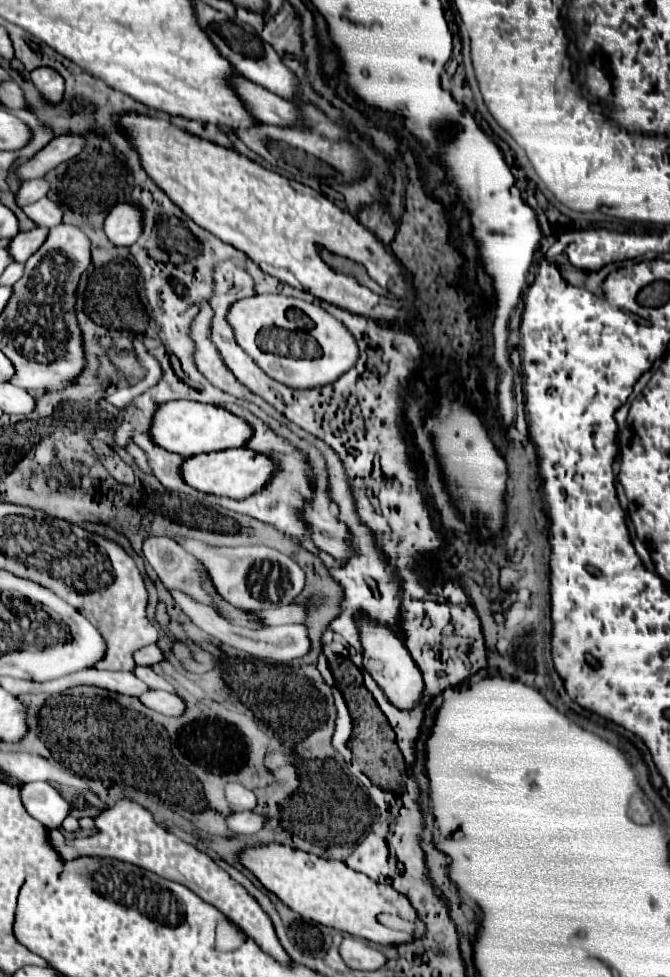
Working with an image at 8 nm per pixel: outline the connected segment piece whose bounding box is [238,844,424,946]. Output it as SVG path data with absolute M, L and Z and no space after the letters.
M260 844L260 846L246 846L240 854L238 860L244 868L248 868L260 884L276 894L282 904L298 912L300 916L314 920L318 924L348 932L352 936L370 940L374 944L400 944L410 940L412 936L400 930L390 930L382 926L376 916L382 912L388 914L398 914L402 920L408 920L414 924L414 928L424 928L424 924L418 920L414 914L414 908L410 902L392 890L392 886L382 886L374 880L370 880L366 874L350 870L344 862L338 860L324 860L314 854L290 848L286 844Z

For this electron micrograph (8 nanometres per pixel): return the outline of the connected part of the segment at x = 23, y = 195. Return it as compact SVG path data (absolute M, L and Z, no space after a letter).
M36 178L36 180L32 180L32 182L24 182L24 184L20 186L20 190L16 192L16 196L14 196L16 204L18 204L20 208L24 208L24 206L28 206L28 204L44 198L44 196L46 196L46 186L48 186L48 184L46 184L44 178Z

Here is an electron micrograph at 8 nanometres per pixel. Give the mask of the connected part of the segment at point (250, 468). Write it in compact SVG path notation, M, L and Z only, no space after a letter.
M230 448L230 450L210 452L210 454L196 454L186 458L180 468L182 480L188 486L196 488L198 492L234 498L234 500L244 500L250 494L258 492L272 478L272 472L274 472L274 464L270 462L270 458L256 454L248 448Z

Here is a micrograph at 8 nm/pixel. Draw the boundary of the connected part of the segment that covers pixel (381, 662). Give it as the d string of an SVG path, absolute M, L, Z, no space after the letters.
M364 612L360 616L356 616L356 622L358 622L360 642L362 642L362 650L364 650L362 656L364 656L366 672L378 682L378 686L384 690L388 700L394 702L394 706L414 708L420 702L424 682L422 682L422 674L420 674L418 666L414 664L412 656L408 654L404 642L398 638L398 634L388 624L376 622Z

